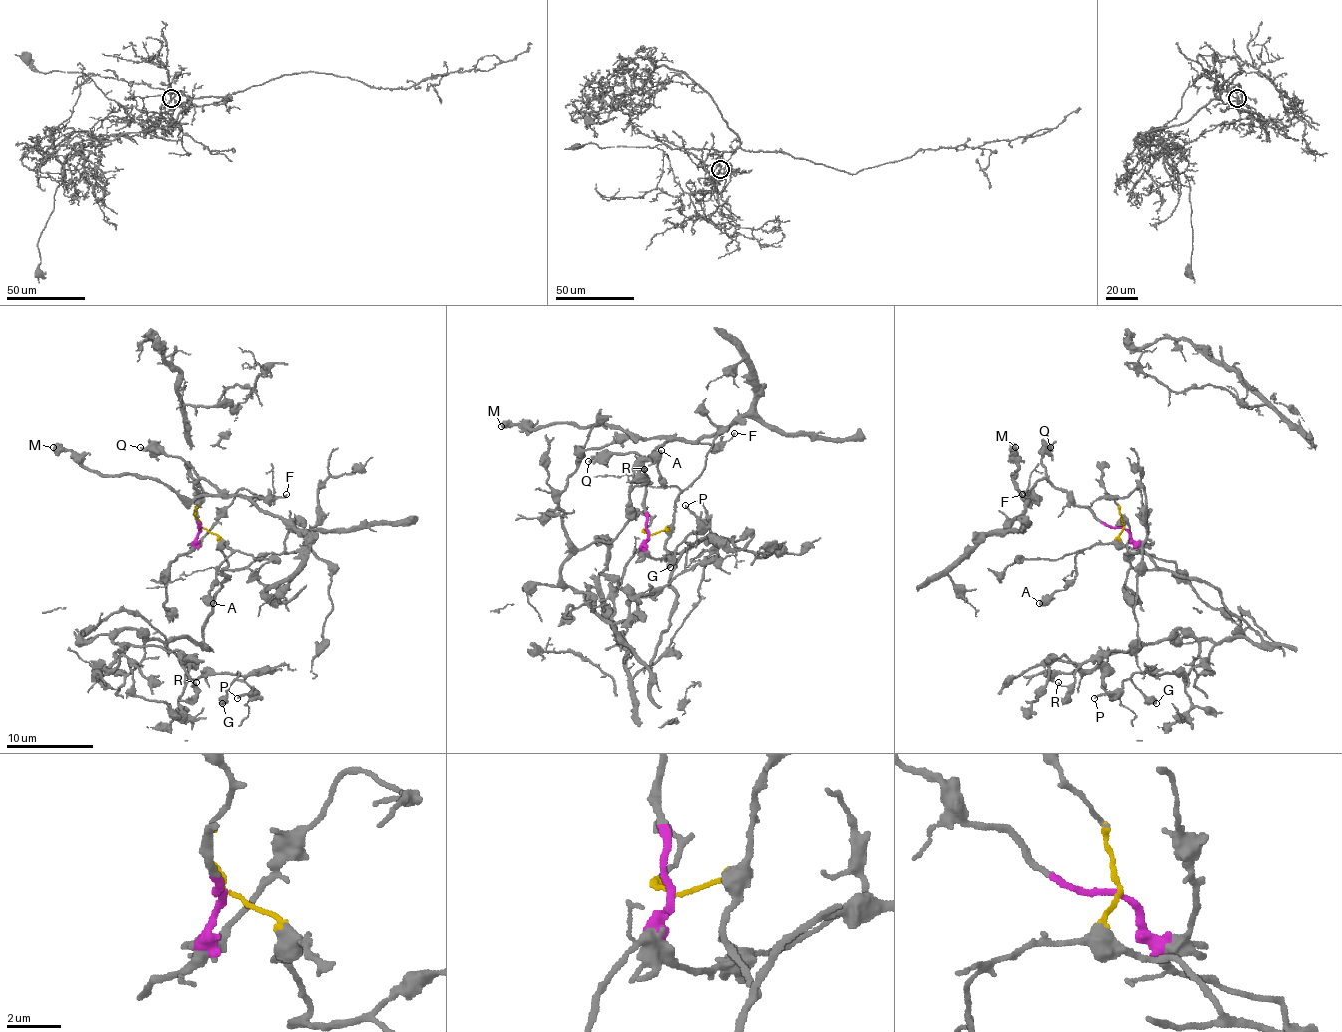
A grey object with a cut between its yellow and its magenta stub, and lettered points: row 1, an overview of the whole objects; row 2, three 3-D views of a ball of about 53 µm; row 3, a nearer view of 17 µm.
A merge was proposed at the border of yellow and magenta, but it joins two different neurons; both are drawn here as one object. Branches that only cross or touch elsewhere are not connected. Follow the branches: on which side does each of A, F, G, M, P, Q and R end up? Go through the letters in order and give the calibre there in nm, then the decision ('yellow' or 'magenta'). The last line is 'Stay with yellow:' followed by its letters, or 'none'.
A: calibre 550 nm; yellow
F: calibre 130 nm; magenta
G: calibre 600 nm; yellow
M: calibre 600 nm; magenta
P: calibre 150 nm; yellow
Q: calibre 320 nm; magenta
R: calibre 110 nm; yellow
Stay with yellow: A, G, P, R

